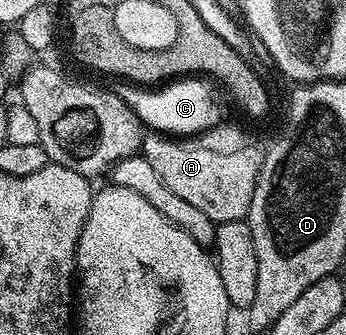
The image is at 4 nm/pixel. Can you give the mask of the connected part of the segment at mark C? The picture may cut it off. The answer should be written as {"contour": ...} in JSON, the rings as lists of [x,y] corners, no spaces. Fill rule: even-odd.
{"contour":[[[187,76],[182,80],[171,80],[158,88],[140,88],[134,84],[118,87],[119,99],[137,115],[144,127],[168,136],[198,136],[214,130],[223,118],[223,110],[215,94],[199,76]]]}

